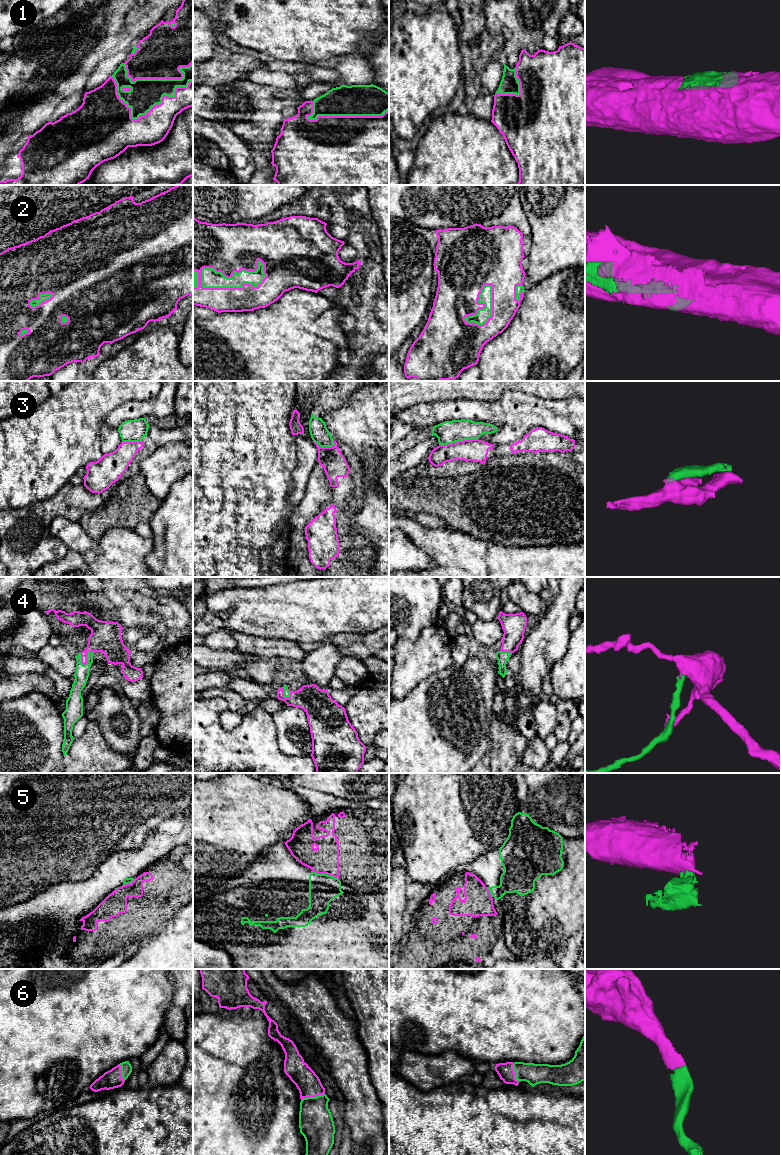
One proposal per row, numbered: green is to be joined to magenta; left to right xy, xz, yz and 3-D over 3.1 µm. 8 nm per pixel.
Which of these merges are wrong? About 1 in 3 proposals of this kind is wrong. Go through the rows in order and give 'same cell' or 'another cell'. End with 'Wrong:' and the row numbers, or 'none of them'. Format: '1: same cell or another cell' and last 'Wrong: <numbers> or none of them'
1: same cell
2: same cell
3: another cell
4: same cell
5: another cell
6: same cell
Wrong: 3, 5

